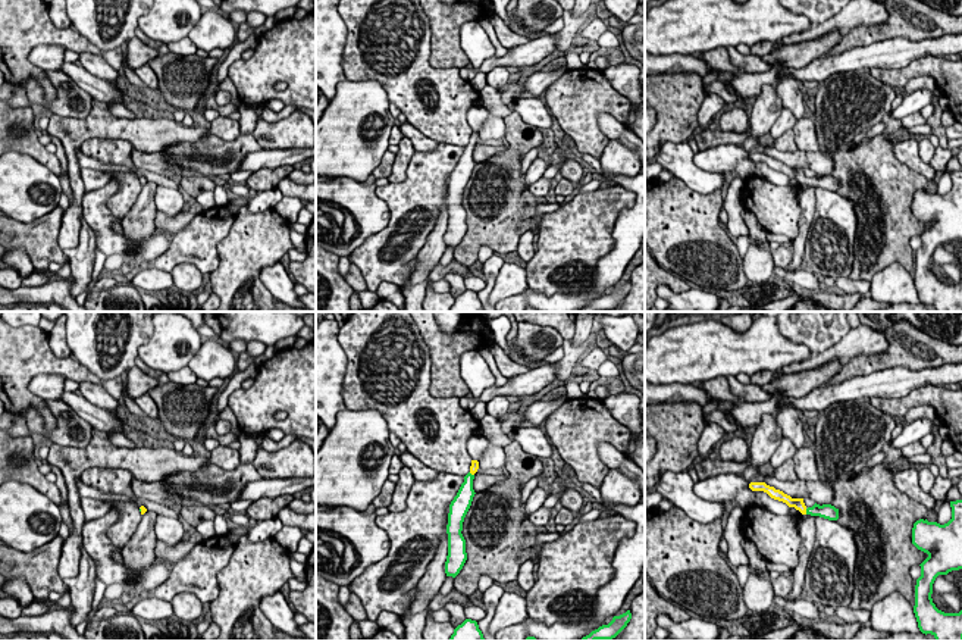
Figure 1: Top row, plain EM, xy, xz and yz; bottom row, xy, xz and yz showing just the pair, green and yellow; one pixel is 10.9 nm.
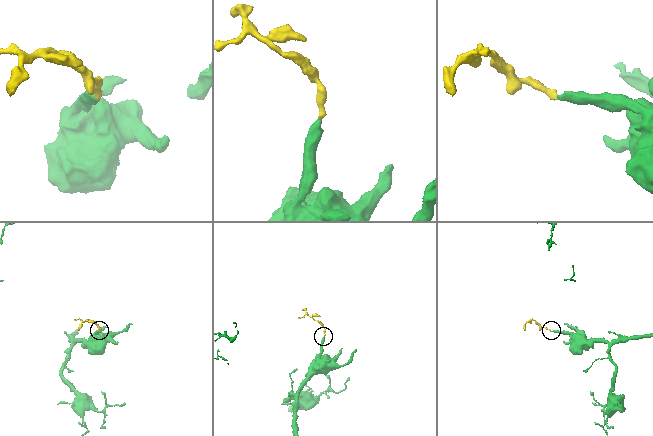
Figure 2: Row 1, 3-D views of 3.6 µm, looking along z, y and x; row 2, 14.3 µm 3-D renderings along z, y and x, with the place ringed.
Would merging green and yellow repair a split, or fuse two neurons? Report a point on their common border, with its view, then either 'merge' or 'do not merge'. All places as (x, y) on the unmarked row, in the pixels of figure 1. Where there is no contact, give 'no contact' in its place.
yz (807, 183) | merge

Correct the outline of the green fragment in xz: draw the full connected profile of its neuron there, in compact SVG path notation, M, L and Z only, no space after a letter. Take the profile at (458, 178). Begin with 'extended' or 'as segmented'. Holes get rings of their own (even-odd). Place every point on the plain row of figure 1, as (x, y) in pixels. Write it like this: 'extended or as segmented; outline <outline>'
extended; outline M471 131L470 143L464 147L464 153L461 154L457 166L449 175L448 196L446 196L448 204L448 226L445 232L446 247L455 248L467 231L466 210L461 201L464 188L476 165L473 160L473 150L477 140L479 132Z

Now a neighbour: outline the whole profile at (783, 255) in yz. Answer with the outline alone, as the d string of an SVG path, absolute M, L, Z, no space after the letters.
M781 244L777 250L773 250L773 259L774 266L786 269L793 259L792 247Z

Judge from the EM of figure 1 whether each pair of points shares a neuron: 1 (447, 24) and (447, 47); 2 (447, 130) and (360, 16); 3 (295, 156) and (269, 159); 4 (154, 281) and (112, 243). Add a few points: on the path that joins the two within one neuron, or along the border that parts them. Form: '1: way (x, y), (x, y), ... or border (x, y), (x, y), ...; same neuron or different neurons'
1: way (447, 30), (447, 41); same neuron
2: way (414, 100), (378, 77), (360, 59), (359, 49); same neuron
3: way (290, 156), (275, 158); same neuron
4: border (152, 263), (141, 268); different neurons

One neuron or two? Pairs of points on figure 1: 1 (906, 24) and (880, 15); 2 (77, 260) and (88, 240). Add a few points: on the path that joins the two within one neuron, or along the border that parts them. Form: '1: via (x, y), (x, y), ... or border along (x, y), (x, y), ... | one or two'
1: border along (889, 15), (881, 22), (858, 25), (855, 28) | two
2: via (81, 256), (87, 244) | one

